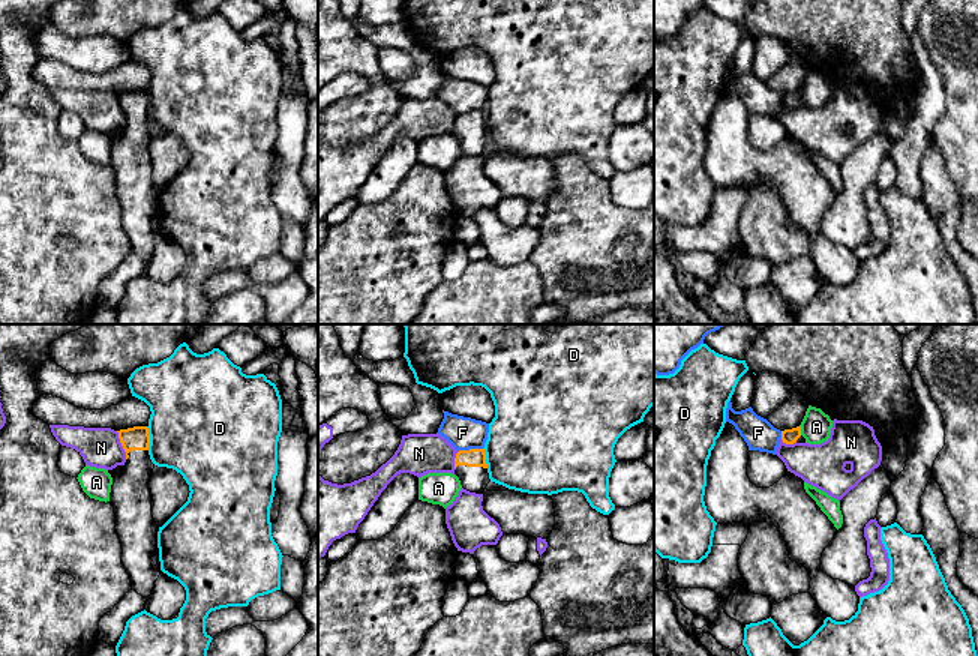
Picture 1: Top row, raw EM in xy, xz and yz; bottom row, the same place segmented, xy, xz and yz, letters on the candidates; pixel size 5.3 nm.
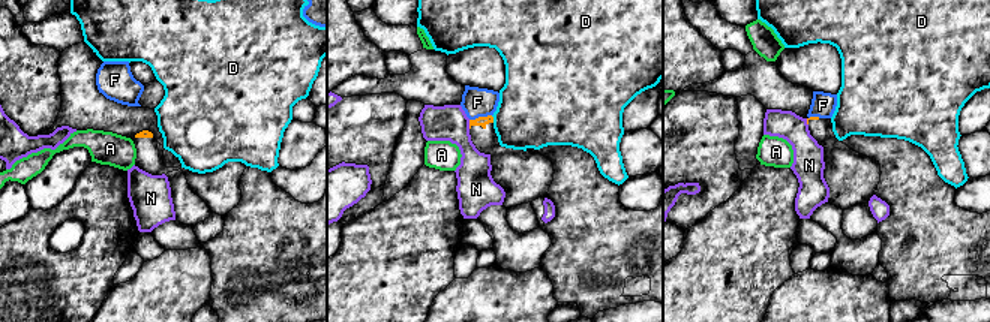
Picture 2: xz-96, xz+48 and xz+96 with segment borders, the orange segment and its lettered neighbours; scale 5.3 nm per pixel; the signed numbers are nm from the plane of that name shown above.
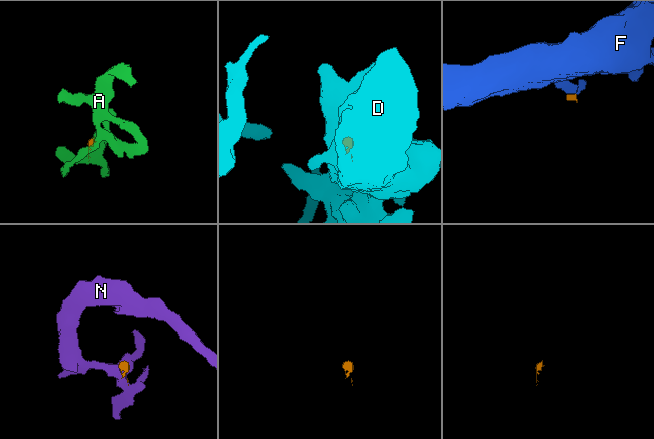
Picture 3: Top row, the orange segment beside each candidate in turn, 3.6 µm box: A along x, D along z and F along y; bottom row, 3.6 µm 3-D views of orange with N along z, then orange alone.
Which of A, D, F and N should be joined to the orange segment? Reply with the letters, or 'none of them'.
none of them

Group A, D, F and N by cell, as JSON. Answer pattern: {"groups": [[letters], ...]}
{"groups": [["A"], ["D"], ["F"], ["N"]]}

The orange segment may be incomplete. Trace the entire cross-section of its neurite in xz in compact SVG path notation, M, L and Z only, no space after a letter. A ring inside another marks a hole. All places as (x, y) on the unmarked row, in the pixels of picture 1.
M484 113L459 114L454 132L464 153L483 159L483 174L500 188L502 198L548 203L555 189L550 159L514 153L488 155L490 143Z

